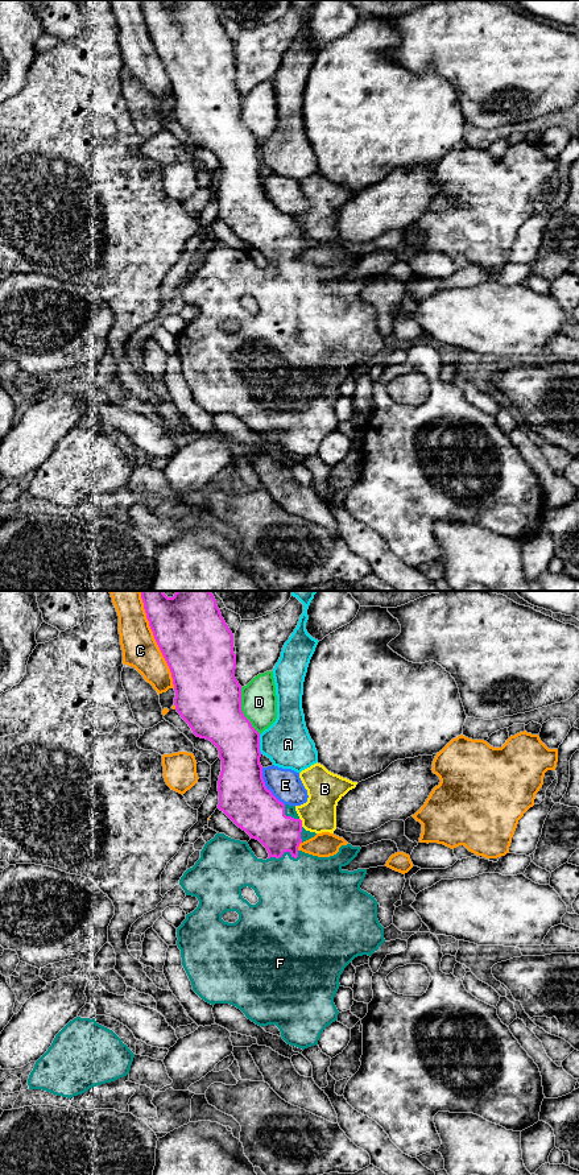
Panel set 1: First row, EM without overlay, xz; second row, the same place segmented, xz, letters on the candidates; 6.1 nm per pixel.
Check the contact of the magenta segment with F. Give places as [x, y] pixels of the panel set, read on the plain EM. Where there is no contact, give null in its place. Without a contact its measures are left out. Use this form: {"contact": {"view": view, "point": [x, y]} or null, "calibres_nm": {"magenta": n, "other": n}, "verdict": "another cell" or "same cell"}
{"contact": {"view": "xz", "point": [285, 260]}, "calibres_nm": {"magenta": 280, "other": 400}, "verdict": "same cell"}

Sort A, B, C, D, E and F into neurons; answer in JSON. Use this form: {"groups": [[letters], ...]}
{"groups": [["A"], ["B"], ["C"], ["D"], ["E"], ["F"]]}

